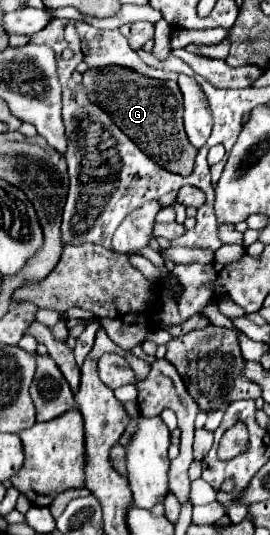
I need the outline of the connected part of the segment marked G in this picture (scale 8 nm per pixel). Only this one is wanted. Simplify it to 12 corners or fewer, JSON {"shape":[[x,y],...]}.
{"shape":[[88,69],[84,87],[160,167],[190,175],[196,149],[176,81]]}

